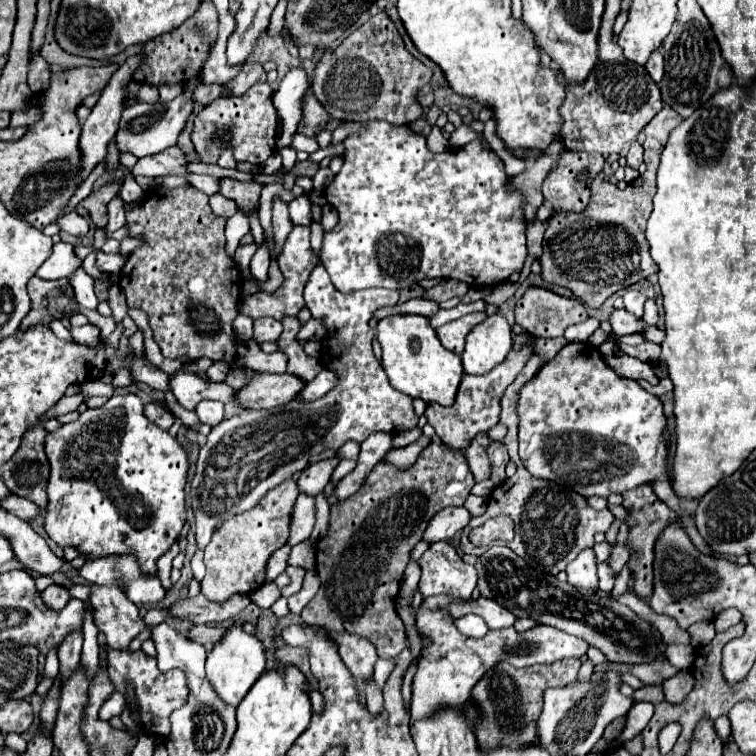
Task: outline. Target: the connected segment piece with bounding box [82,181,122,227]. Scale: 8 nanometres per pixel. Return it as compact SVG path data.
M112 181L108 185L104 185L102 189L90 193L82 205L88 209L88 213L92 215L92 221L96 223L96 227L104 227L106 225L106 205L108 201L118 193L122 181Z

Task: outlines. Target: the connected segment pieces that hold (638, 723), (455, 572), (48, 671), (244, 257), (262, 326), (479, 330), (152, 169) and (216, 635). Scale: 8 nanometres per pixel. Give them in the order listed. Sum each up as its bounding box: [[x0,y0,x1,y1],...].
[[614,701,654,743],[418,541,476,599],[44,649,59,679],[234,242,258,270],[254,319,282,341],[462,313,512,375],[132,145,190,179],[190,625,226,645]]

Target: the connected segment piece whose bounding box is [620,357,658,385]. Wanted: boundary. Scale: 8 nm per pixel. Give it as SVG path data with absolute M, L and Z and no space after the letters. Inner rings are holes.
M628 357L628 361L620 361L620 371L626 371L626 377L646 379L652 385L658 385L658 377L654 373L654 367L644 361L636 361L634 357ZM626 367L626 369L624 369Z

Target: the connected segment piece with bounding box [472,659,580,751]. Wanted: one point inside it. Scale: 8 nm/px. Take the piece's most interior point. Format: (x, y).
(511, 699)

